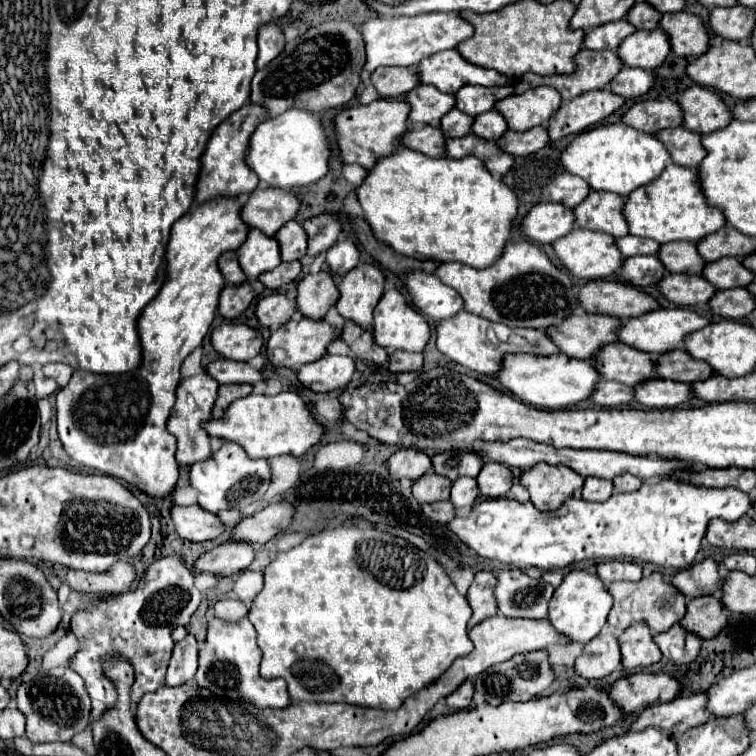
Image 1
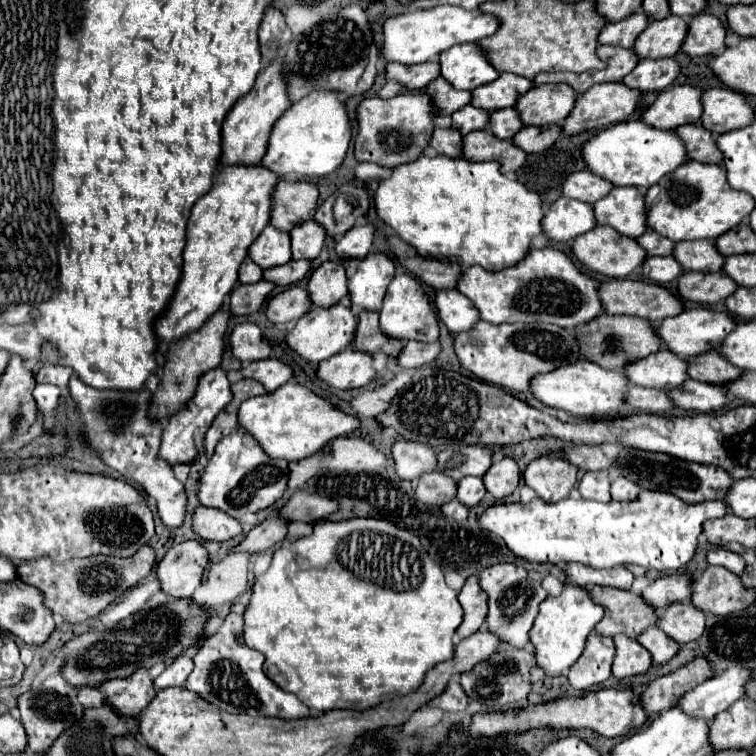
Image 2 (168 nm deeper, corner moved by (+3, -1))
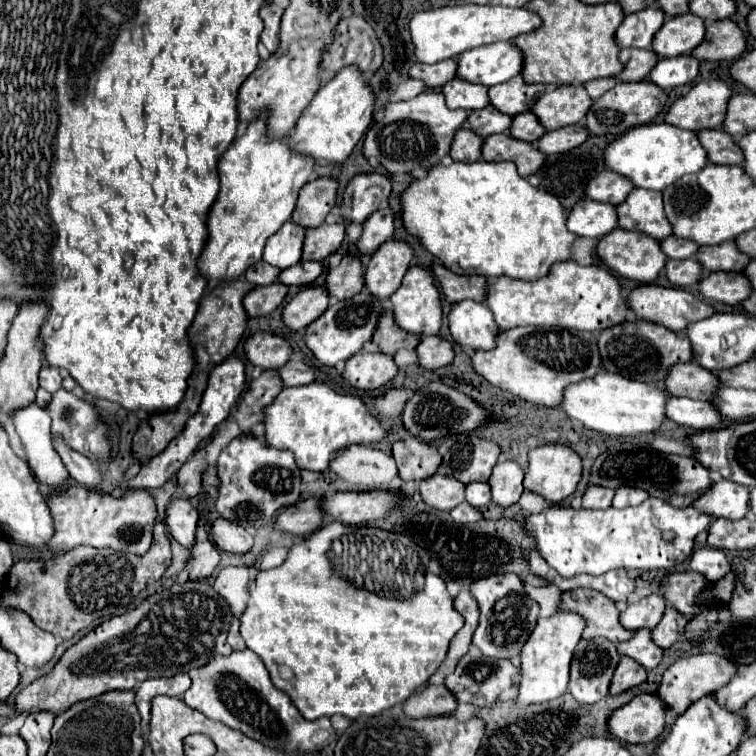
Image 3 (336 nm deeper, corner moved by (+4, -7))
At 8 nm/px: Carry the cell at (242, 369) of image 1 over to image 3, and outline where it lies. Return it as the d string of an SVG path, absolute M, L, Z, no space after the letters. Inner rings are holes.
M289 361L285 367L279 369L283 383L291 385L309 385L315 381L315 367L307 365L305 361Z

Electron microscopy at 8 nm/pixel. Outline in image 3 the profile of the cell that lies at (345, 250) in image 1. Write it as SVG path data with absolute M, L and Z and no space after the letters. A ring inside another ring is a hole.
M391 207L387 209L377 209L377 213L373 213L369 217L369 221L363 223L365 231L357 243L359 251L363 255L371 255L379 245L383 245L387 239L393 237L393 221L395 221L395 211Z

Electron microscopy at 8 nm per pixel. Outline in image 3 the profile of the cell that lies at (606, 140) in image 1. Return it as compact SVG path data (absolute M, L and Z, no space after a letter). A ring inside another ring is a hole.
M649 123L633 127L605 149L605 165L611 171L629 177L637 187L653 191L663 191L683 175L699 173L707 163L709 159L699 143L697 131L679 129L667 123Z

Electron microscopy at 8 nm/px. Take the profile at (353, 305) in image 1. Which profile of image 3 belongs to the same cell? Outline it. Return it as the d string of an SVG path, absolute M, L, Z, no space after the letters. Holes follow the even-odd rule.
M389 239L373 255L365 271L365 287L379 299L389 299L401 285L413 261L413 247L401 239Z

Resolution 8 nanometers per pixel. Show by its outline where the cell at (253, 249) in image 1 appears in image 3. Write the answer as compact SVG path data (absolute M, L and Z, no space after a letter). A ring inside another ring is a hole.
M287 221L273 237L269 237L263 259L279 269L287 269L301 261L303 239L305 239L305 227Z

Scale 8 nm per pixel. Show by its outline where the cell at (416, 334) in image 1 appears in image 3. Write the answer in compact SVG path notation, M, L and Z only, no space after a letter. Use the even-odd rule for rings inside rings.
M411 265L407 275L403 277L401 287L393 293L391 303L393 303L395 321L401 329L405 329L409 333L417 333L417 335L437 335L439 333L441 319L443 319L441 293L435 285L435 277L433 277L431 269L427 269L423 265Z

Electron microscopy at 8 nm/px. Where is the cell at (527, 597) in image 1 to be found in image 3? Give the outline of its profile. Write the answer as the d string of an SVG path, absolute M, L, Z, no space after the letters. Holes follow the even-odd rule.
M515 573L489 575L485 579L477 579L471 585L471 595L477 599L481 611L481 619L473 635L473 645L477 645L485 657L517 657L529 639L529 633L533 633L539 615L539 605L525 593L521 579Z

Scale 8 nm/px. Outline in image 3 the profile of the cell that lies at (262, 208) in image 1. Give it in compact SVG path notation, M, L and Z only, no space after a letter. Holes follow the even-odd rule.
M319 177L315 181L309 181L299 193L291 221L307 229L319 227L325 221L327 213L335 207L337 189L339 189L339 181L331 177Z

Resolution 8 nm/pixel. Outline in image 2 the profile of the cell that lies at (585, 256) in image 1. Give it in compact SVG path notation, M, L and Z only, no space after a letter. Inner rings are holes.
M594 227L590 229L588 233L582 233L578 235L574 241L572 241L572 255L592 273L598 273L598 275L604 275L604 277L614 277L614 279L620 279L620 277L626 277L630 275L634 269L638 269L646 257L646 253L642 251L642 247L638 247L636 239L630 239L630 237L622 237L618 235L612 227Z

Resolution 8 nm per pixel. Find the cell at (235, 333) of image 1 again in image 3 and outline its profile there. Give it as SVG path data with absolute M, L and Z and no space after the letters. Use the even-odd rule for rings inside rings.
M257 331L253 337L247 339L245 343L245 353L247 359L263 369L279 369L289 361L291 357L291 345L273 333L267 331Z

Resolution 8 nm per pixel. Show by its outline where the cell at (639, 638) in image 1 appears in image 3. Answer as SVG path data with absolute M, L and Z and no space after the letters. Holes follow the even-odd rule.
M621 657L617 669L615 669L615 675L611 679L611 685L609 685L609 693L611 695L621 695L641 683L645 683L647 679L647 671L633 659L629 657Z

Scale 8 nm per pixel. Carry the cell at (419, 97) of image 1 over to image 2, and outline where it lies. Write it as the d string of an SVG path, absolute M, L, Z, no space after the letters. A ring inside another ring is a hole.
M442 77L430 81L424 93L430 95L430 101L434 105L434 115L452 115L454 111L470 103L470 91L458 91L450 87L450 83L446 83Z

